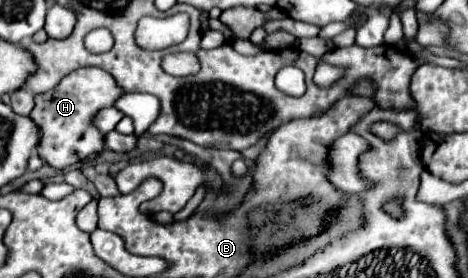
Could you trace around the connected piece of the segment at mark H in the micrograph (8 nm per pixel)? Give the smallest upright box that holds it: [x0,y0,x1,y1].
[30,67,124,169]

